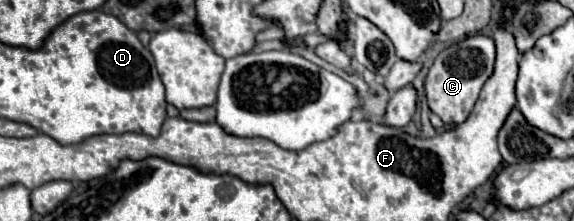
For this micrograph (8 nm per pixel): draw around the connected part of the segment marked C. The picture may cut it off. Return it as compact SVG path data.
M472 34L448 48L444 48L438 58L434 60L428 76L426 76L426 100L434 114L442 118L446 126L454 126L466 120L466 116L472 112L478 94L484 86L484 82L492 76L496 60L496 46L490 36L484 34Z

